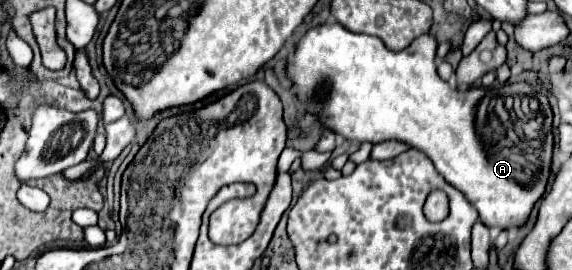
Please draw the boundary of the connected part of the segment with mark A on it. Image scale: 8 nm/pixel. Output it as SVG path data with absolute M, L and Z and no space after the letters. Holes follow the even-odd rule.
M325 22L325 24L319 24L315 28L311 28L297 44L295 44L295 52L293 56L287 60L285 64L285 74L287 78L291 80L291 86L293 86L293 94L295 98L305 106L305 110L309 114L313 114L321 126L333 130L335 134L341 134L343 138L347 140L359 140L359 142L371 142L371 144L377 144L377 142L383 142L383 140L401 140L405 144L409 144L411 148L417 148L421 152L425 152L431 162L435 164L435 168L439 170L439 174L455 188L459 188L467 200L477 208L479 212L479 218L487 224L487 226L499 226L499 228L511 228L511 226L521 226L525 224L531 208L533 208L533 202L537 202L543 192L545 192L545 186L547 186L547 180L549 180L549 168L551 168L551 150L553 150L553 134L551 134L551 110L547 106L547 94L537 90L535 86L525 86L525 84L513 84L513 86L491 86L491 88L473 88L473 90L467 90L467 92L461 92L461 90L453 90L445 80L439 78L437 70L435 70L435 50L437 48L437 40L433 34L423 34L419 38L415 38L411 42L411 46L407 46L405 50L401 52L391 52L385 48L385 44L375 38L375 36L367 36L367 34L357 34L357 32L349 32L347 28L343 28L339 22ZM515 96L535 96L537 102L539 102L539 112L543 114L543 126L541 126L541 134L543 138L537 140L537 144L541 148L529 148L529 138L525 136L525 126L521 122L513 122L511 116L507 116L507 100L509 98L515 98Z

